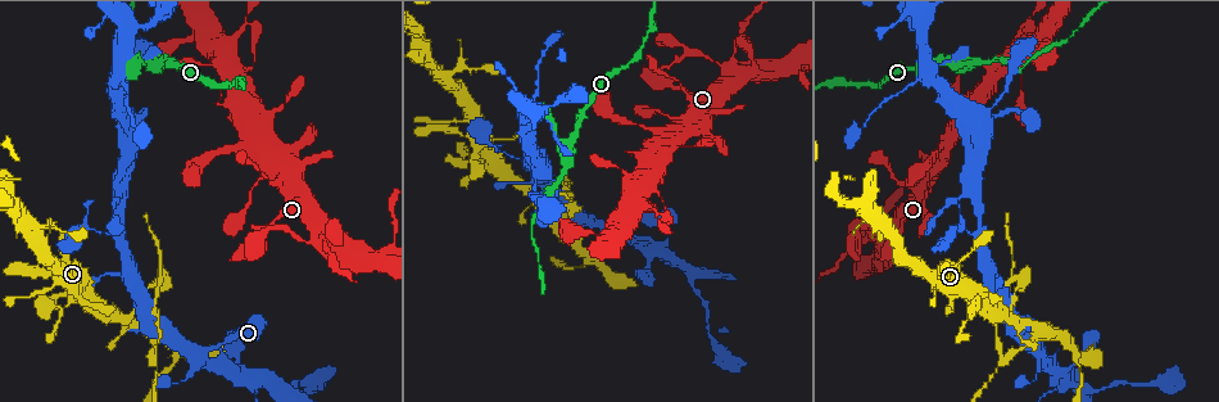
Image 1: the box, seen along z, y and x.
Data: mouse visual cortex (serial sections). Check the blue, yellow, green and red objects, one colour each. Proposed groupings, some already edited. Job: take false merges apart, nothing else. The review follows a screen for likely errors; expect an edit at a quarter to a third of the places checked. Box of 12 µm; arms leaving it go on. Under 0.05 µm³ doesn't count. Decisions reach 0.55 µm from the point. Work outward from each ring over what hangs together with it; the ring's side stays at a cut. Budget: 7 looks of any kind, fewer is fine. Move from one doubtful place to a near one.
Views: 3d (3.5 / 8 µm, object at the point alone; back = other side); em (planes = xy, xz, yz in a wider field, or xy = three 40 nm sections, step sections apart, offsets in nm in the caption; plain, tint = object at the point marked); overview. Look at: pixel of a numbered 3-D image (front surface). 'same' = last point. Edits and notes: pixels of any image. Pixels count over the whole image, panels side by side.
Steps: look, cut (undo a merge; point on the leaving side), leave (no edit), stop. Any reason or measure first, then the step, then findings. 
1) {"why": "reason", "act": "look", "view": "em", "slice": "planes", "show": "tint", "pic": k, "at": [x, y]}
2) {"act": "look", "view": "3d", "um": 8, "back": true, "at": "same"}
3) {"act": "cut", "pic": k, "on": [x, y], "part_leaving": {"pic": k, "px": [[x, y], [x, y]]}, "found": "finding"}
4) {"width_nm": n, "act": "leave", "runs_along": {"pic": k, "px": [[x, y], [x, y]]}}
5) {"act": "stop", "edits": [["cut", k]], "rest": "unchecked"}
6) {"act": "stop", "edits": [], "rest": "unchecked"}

{"why": "looks like a crossing", "act": "look", "view": "3d", "um": 3.5, "back": true, "pic": 1, "at": [200, 350]}

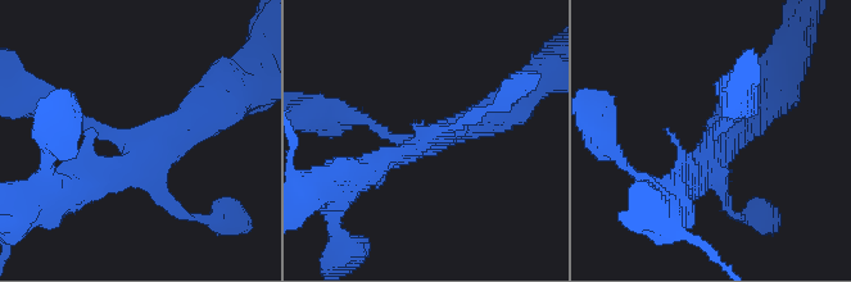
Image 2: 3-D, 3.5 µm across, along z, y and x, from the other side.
{"act": "look", "view": "em", "slice": "planes", "show": "tint", "pic": 2, "at": [138, 146]}

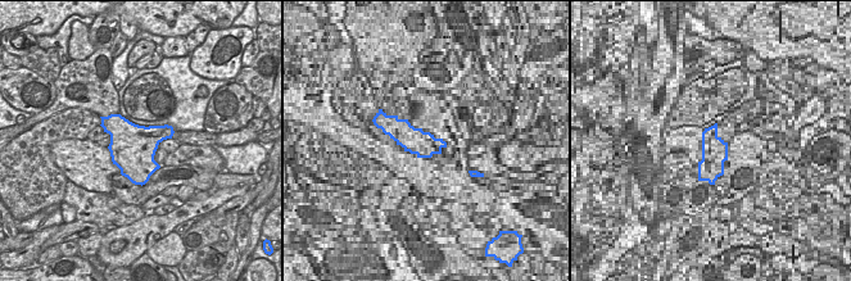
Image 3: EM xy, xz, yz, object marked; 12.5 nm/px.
{"act": "leave", "runs_along": {"pic": 2, "px": [[66, 109], [140, 149], [203, 117]]}, "found": "all the same cell"}

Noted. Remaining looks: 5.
{"why": "calibre changes", "act": "look", "view": "3d", "um": 8, "back": true, "pic": 1, "at": [978, 235]}

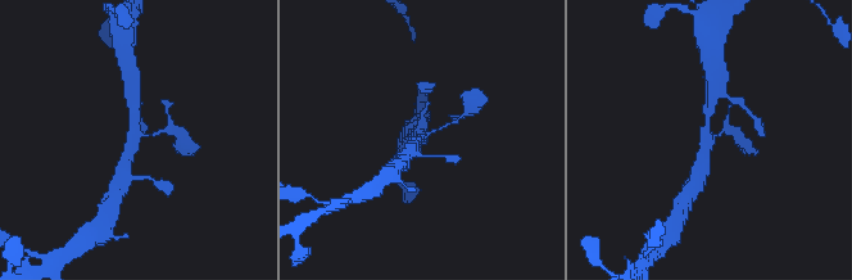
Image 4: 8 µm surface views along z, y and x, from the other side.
{"arms": 3, "arm_widths_nm": [100, 300, 350], "act": "look", "view": "em", "slice": "xy", "step": 3, "show": "tint", "pic": 4, "at": [134, 141]}

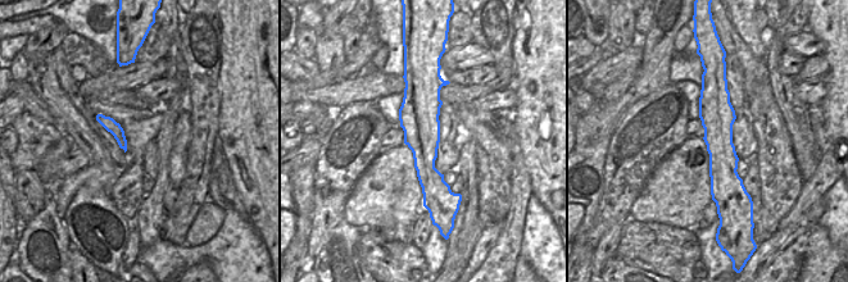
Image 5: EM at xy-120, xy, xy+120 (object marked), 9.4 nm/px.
{"width_nm": 380, "act": "leave", "runs_along": {"pic": 4, "px": [[699, 174], [711, 100]]}, "found": "one cell here"}

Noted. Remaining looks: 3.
{"why": "branch point", "act": "look", "view": "3d", "um": 3.5, "pic": 1, "at": [127, 316]}

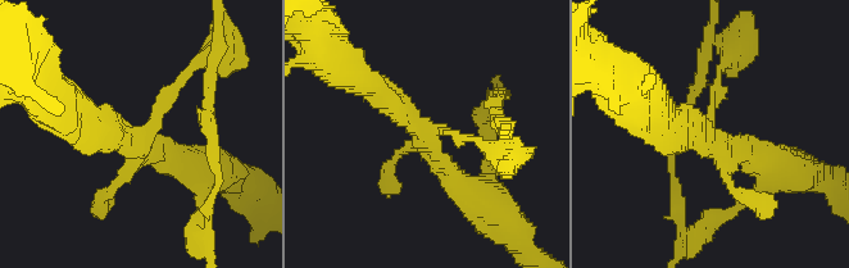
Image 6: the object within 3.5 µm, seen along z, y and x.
{"why": "shape alone is not enough", "act": "look", "view": "em", "slice": "xy", "step": 3, "show": "tint", "pic": 6, "at": [141, 139]}

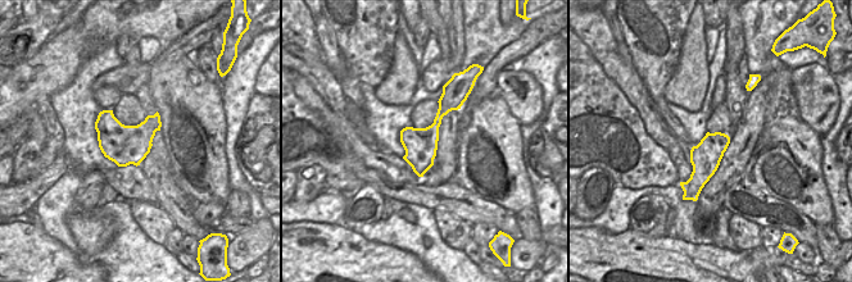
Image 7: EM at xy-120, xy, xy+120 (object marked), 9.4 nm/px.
{"act": "leave", "runs_along": {"pic": 7, "px": [[445, 91], [420, 172]]}, "found": "continuous, no second cell"}

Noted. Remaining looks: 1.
{"act": "stop", "edits": [], "rest": "unchecked"}

